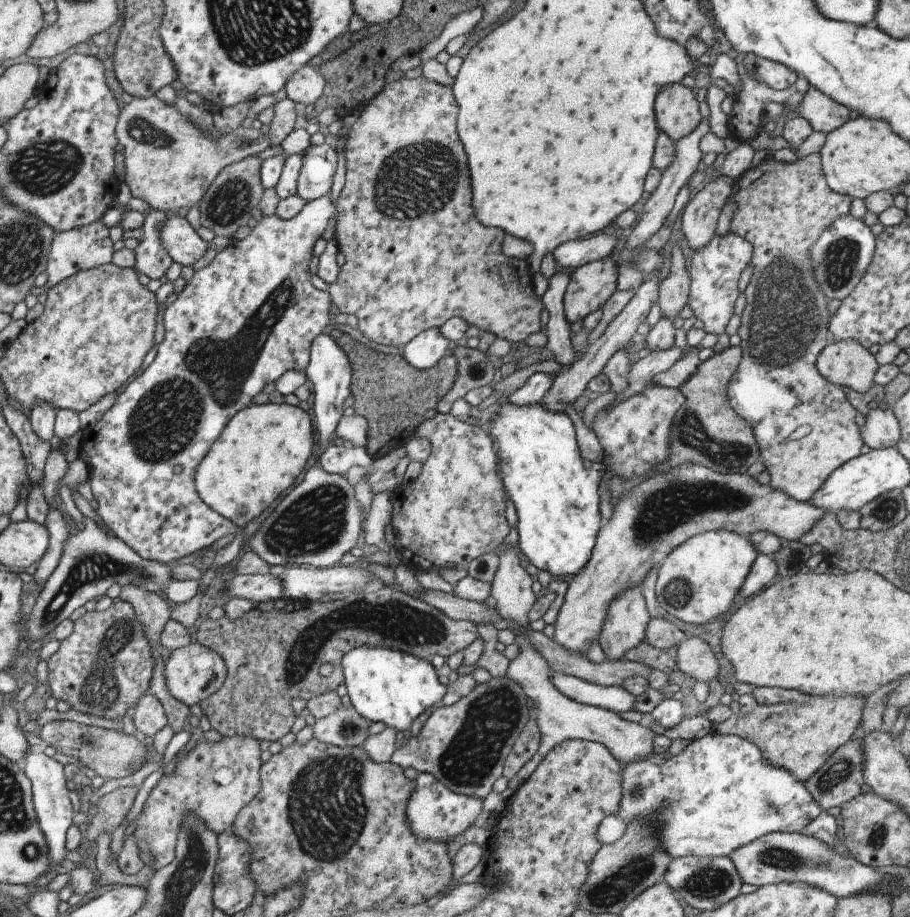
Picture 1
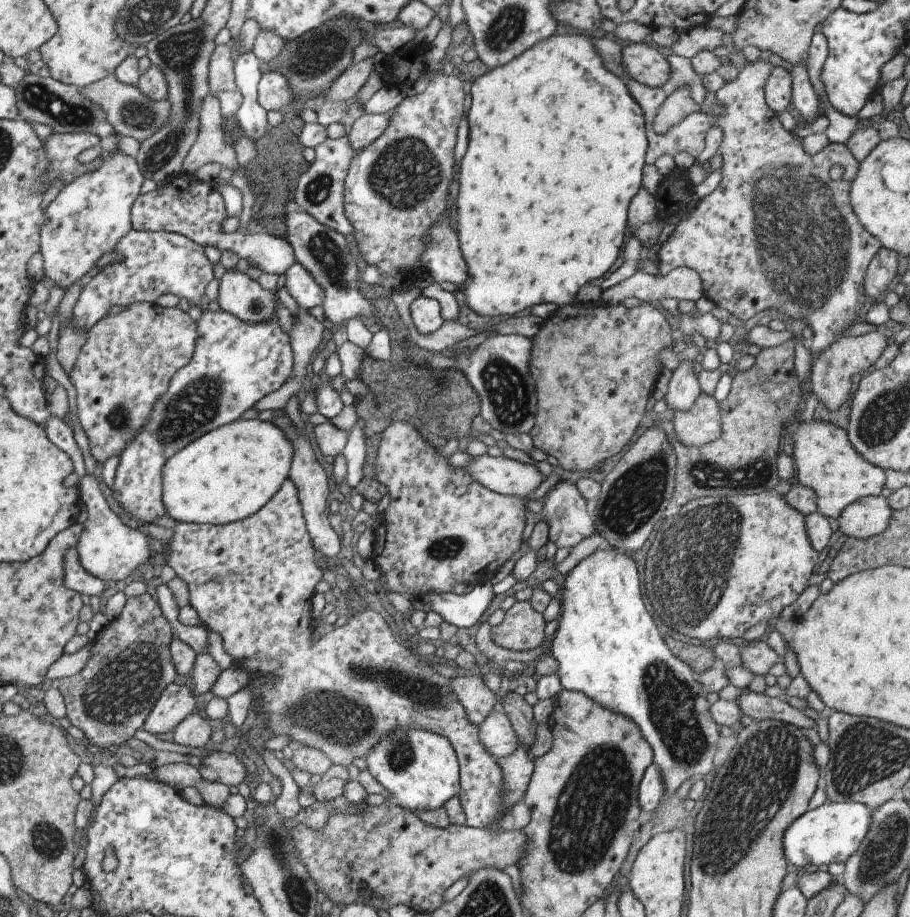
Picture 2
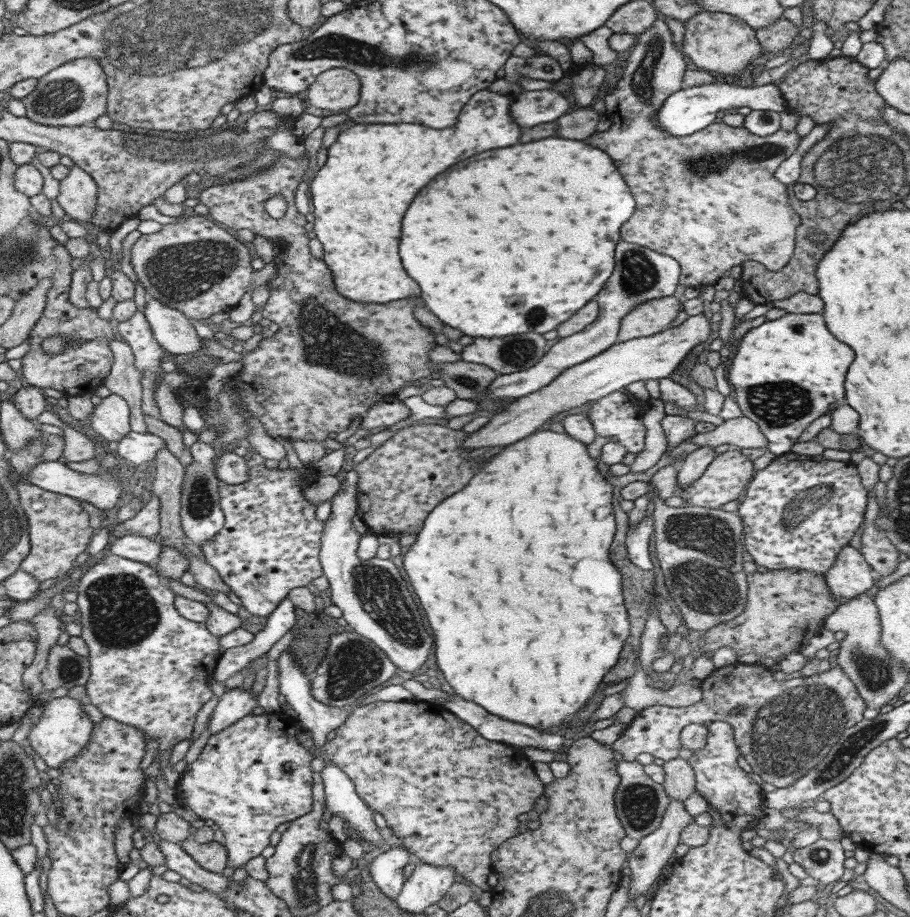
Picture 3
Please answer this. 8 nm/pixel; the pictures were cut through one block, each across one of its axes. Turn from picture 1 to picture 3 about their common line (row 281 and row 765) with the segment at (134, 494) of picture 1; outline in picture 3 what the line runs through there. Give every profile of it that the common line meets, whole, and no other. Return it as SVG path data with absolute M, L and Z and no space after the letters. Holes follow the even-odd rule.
M283 712L248 714L218 734L212 734L198 760L190 766L188 772L181 774L176 787L178 804L194 810L194 814L202 820L219 826L226 840L227 865L234 870L260 856L262 850L270 846L270 836L280 824L290 823L312 810L311 762L314 756L296 740L300 728L298 719Z

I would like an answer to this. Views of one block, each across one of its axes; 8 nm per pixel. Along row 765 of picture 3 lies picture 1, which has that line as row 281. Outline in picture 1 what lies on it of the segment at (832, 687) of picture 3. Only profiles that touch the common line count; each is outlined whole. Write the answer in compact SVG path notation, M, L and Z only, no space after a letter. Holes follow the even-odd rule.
M820 153L810 154L805 158L800 158L796 162L778 162L772 156L771 159L762 162L755 162L751 168L744 172L737 180L732 180L733 189L729 198L732 202L738 205L737 211L732 218L730 233L744 238L753 246L753 258L749 265L754 266L754 275L750 284L745 290L746 294L746 308L741 316L742 324L738 330L738 335L742 339L740 344L742 359L736 373L730 380L727 396L730 407L754 428L756 440L760 444L761 460L770 473L770 485L787 496L790 496L796 501L810 501L822 489L822 486L827 482L830 474L833 474L840 466L846 465L846 462L862 455L862 447L864 442L861 436L861 430L856 425L855 418L857 411L850 405L847 396L844 394L843 387L838 384L830 383L825 380L816 369L816 362L822 350L830 343L829 321L830 312L827 308L827 299L821 292L818 282L815 278L815 271L813 270L813 262L811 261L811 249L813 245L820 239L820 236L827 228L833 227L833 223L838 218L847 216L851 210L851 198L847 195L842 195L833 192L826 183L825 175L823 174L822 156Z

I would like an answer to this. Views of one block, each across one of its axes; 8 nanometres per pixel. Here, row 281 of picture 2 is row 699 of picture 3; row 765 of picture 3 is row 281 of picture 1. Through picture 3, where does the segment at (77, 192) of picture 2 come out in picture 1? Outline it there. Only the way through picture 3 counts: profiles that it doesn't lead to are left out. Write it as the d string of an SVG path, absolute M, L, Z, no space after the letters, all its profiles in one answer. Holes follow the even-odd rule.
M100 218L88 226L82 226L82 228L62 232L54 231L54 238L50 244L50 254L48 255L48 267L45 270L48 273L48 281L45 286L51 289L59 282L65 281L66 278L73 277L76 273L110 263L115 253L110 238L110 229Z

